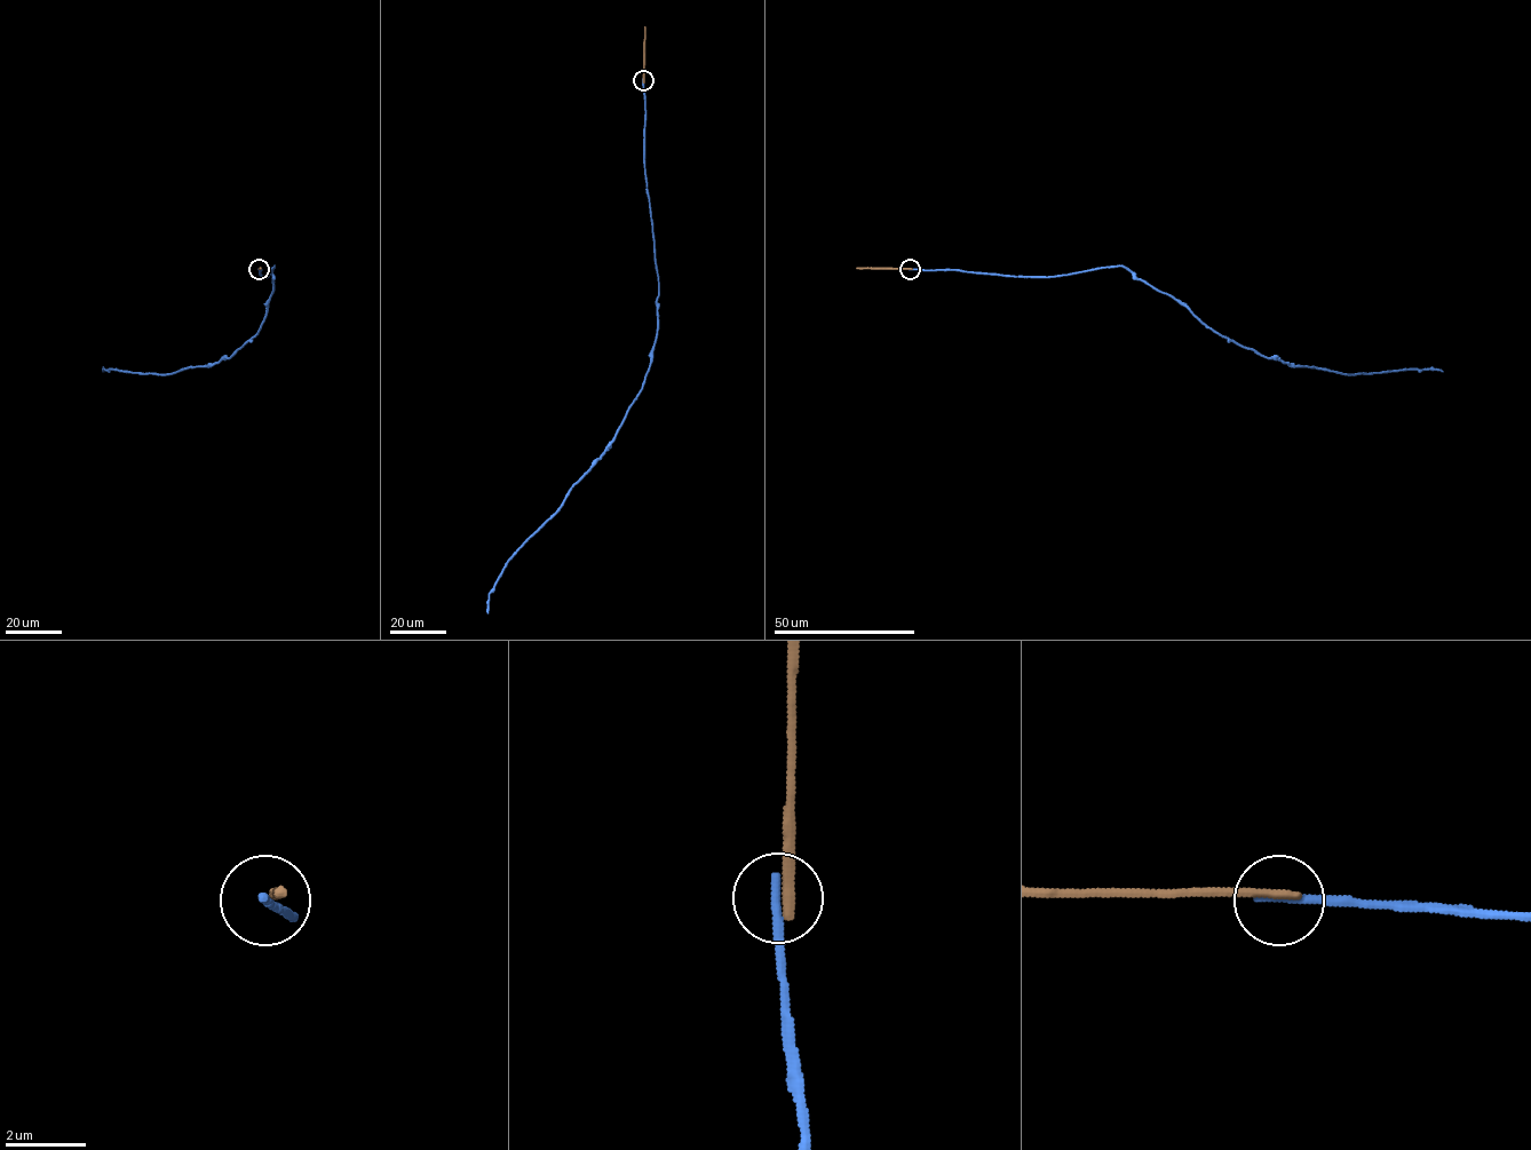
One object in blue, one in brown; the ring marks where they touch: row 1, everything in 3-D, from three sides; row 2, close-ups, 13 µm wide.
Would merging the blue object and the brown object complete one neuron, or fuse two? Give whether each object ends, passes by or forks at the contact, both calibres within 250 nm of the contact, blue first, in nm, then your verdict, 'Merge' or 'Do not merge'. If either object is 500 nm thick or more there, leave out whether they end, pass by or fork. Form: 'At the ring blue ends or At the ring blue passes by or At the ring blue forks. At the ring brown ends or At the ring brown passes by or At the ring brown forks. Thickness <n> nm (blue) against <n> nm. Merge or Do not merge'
At the ring blue ends. At the ring brown ends. Thickness 280 nm (blue) against 280 nm. Do not merge

